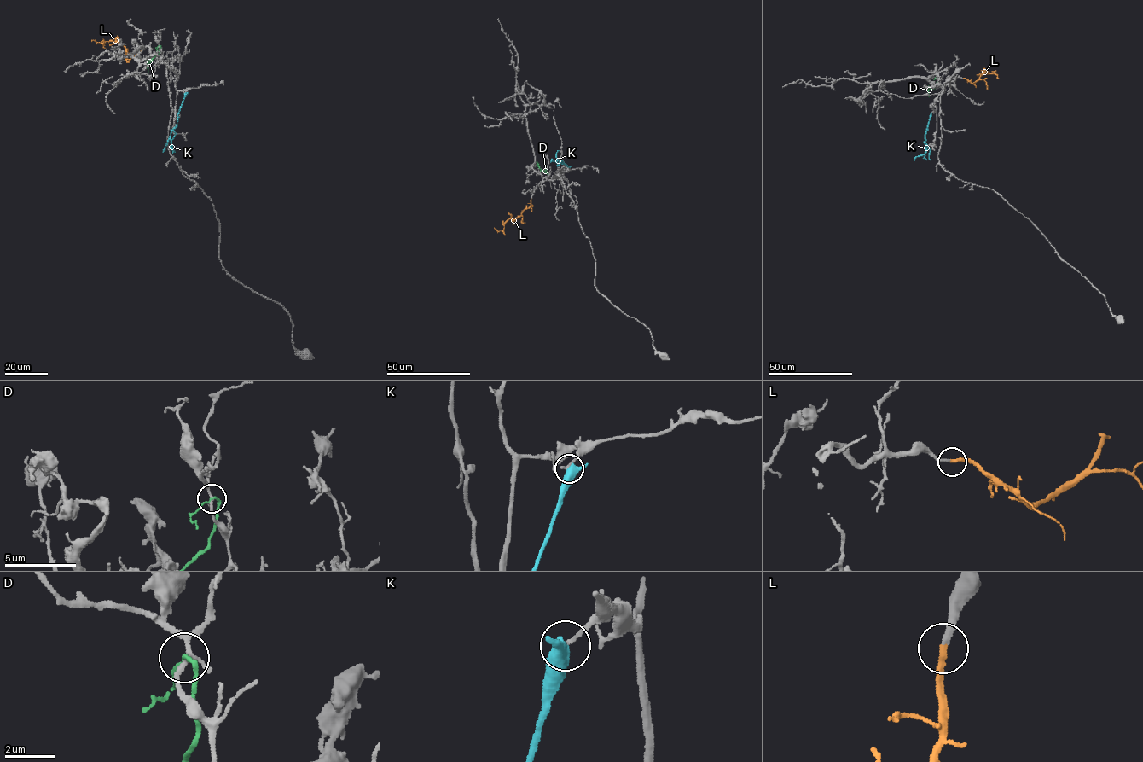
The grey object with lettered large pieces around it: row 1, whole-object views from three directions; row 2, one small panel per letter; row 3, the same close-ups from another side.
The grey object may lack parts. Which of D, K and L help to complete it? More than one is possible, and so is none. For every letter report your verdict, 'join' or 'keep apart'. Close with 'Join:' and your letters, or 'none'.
D: keep apart
K: keep apart
L: join
Join: L

